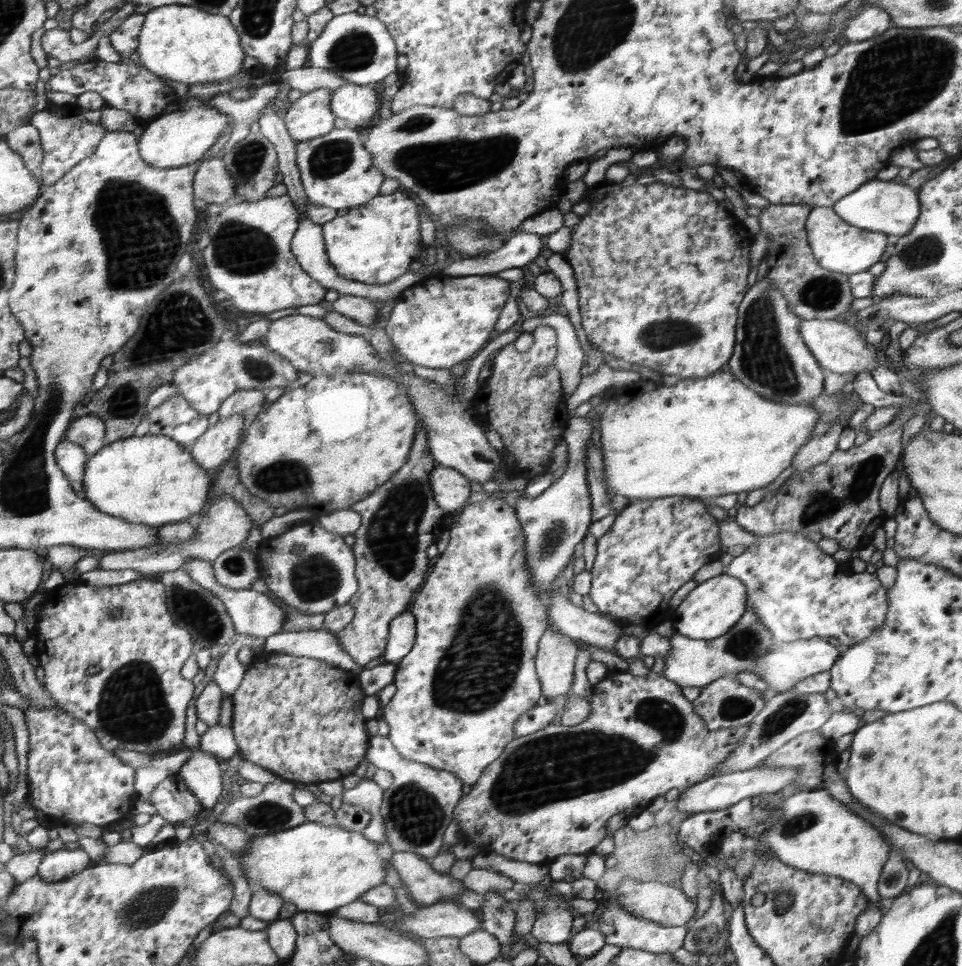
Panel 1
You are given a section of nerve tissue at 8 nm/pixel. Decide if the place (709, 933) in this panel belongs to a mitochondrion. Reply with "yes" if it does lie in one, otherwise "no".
yes

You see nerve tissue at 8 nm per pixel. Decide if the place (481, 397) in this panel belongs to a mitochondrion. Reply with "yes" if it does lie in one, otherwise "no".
no

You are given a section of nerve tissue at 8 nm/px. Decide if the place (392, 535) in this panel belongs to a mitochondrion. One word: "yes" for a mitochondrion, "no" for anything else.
yes

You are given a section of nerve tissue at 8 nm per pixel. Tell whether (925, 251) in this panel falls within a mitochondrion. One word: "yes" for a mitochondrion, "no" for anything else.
yes

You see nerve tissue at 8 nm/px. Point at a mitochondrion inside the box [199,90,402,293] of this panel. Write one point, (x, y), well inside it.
(242, 249)

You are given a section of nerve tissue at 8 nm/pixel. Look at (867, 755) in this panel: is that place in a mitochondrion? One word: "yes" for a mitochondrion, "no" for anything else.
yes

